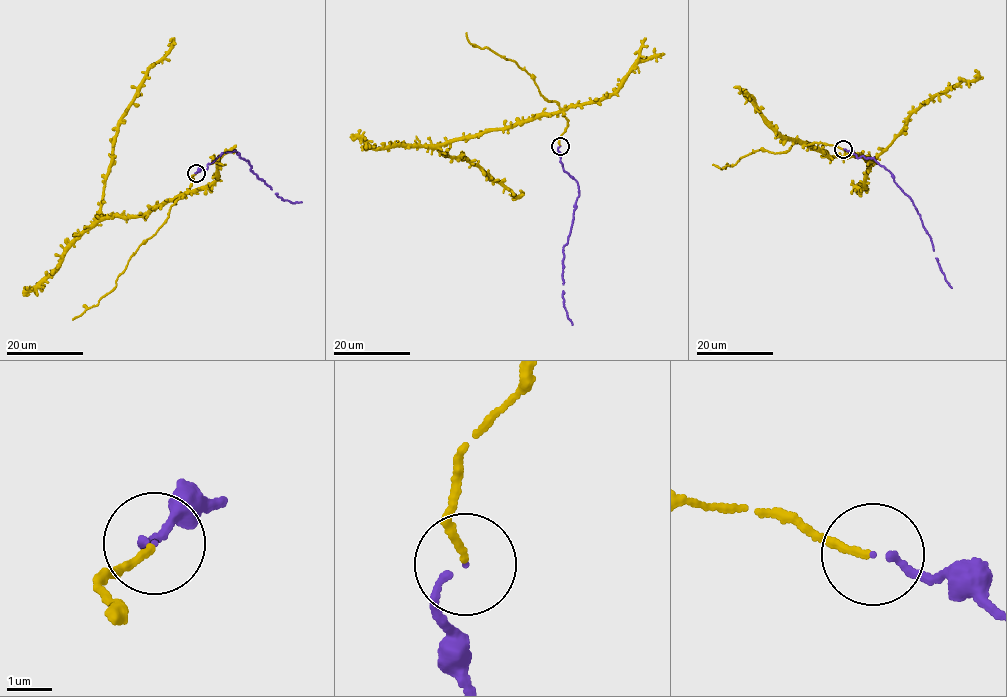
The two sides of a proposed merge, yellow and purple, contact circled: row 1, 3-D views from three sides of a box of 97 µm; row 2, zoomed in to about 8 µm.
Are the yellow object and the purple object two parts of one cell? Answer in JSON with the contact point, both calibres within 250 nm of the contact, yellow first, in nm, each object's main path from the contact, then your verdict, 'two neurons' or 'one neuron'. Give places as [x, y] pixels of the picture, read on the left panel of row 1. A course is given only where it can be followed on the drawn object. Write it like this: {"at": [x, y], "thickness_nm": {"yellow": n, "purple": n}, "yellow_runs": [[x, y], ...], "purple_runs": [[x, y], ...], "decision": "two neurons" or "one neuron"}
{"at": [196, 173], "thickness_nm": {"yellow": 140, "purple": 120}, "yellow_runs": [[196, 173], [183, 196], [141, 215], [98, 218], [121, 115], [145, 72], [172, 47], [169, 41]], "purple_runs": [[196, 173], [199, 169], [206, 169], [207, 164], [223, 152], [234, 150], [277, 196], [292, 203], [302, 202]], "decision": "one neuron"}

